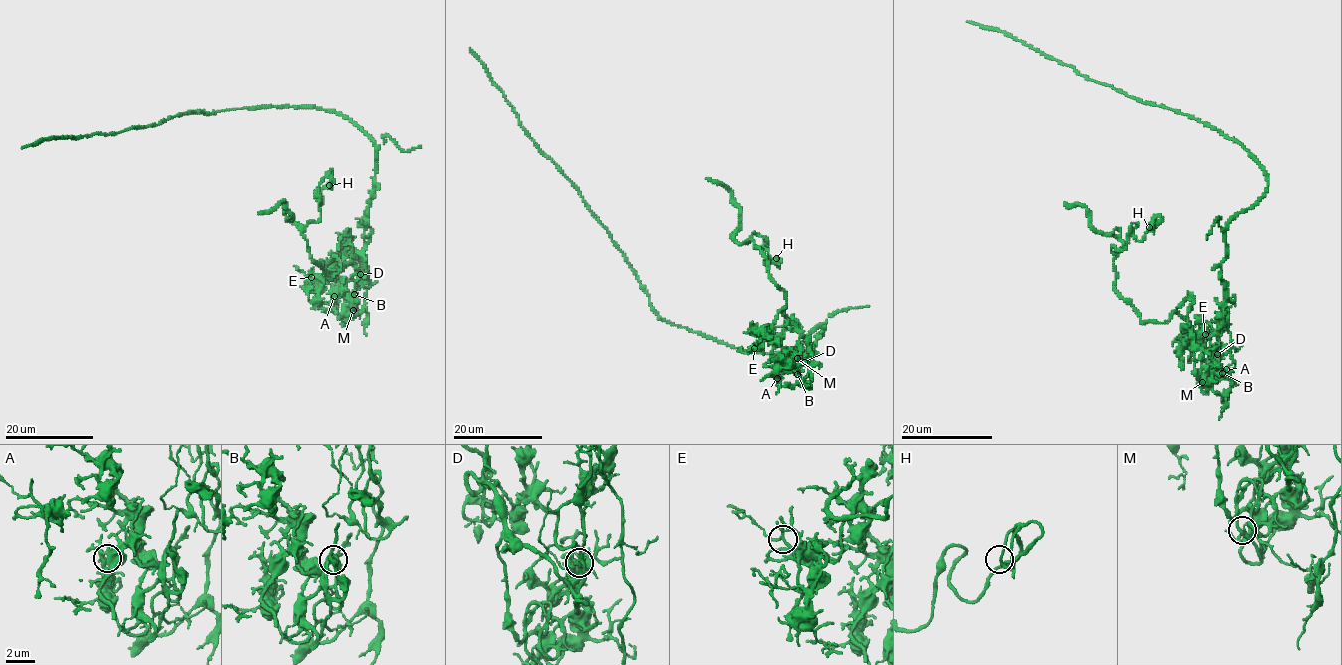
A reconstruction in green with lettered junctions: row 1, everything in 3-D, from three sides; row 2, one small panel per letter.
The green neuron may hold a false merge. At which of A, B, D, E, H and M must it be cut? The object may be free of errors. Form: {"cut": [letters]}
{"cut": ["D"]}

